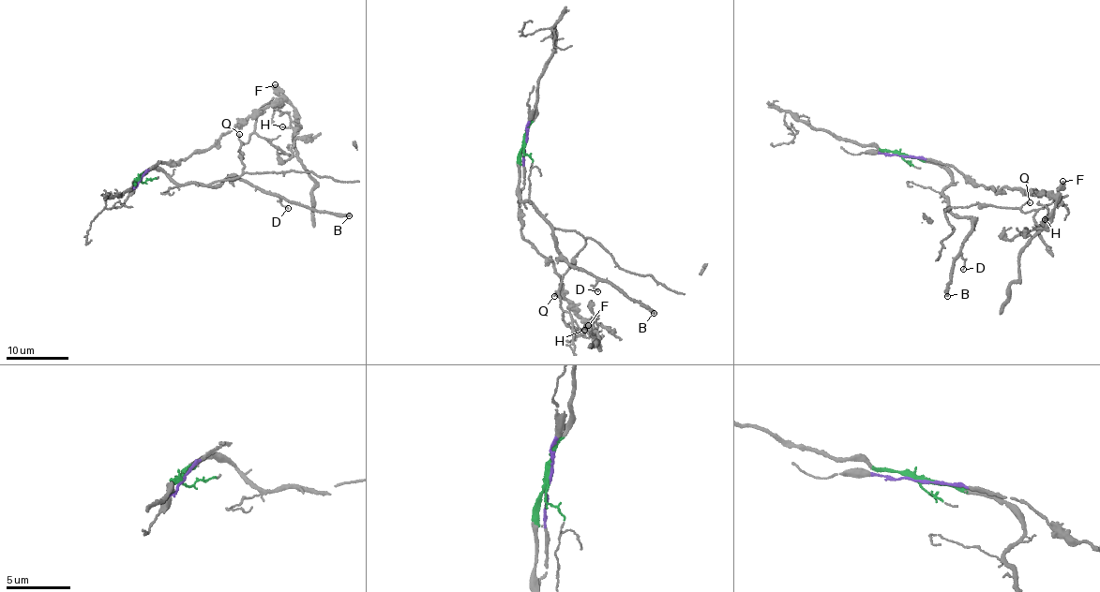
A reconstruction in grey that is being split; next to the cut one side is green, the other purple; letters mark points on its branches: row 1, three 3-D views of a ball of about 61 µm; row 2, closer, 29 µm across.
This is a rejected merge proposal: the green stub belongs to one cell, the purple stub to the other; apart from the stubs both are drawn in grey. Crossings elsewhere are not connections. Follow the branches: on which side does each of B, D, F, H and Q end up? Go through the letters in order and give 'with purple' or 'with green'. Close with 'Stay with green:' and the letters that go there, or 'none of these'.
B: with green
D: with green
F: with purple
H: with purple
Q: with green
Stay with green: B, D, Q

